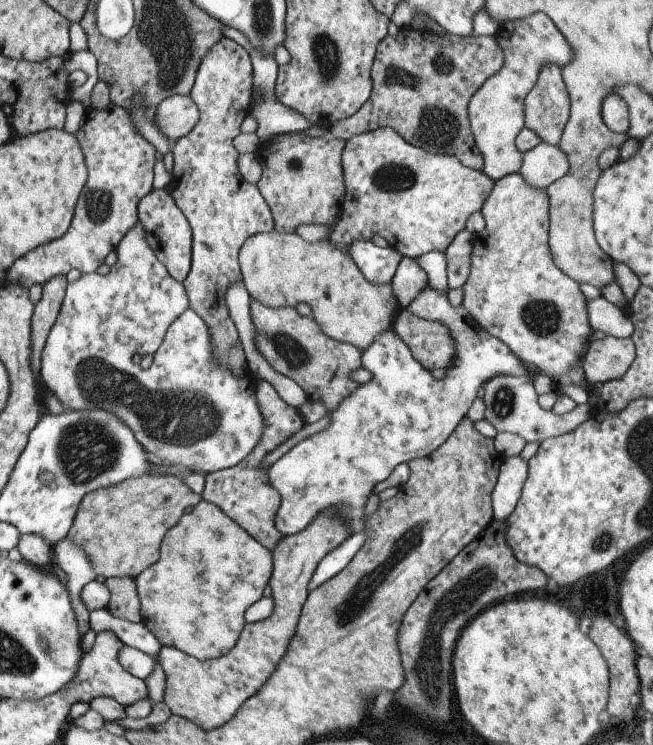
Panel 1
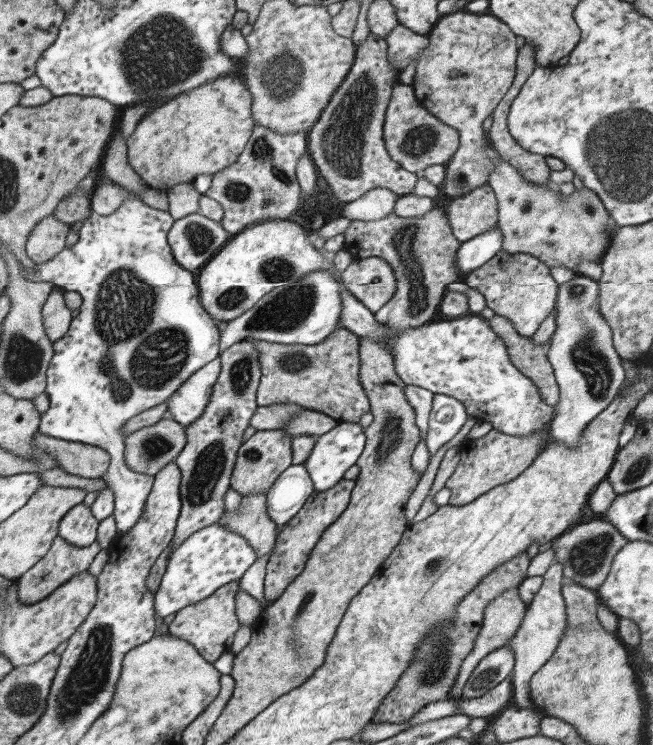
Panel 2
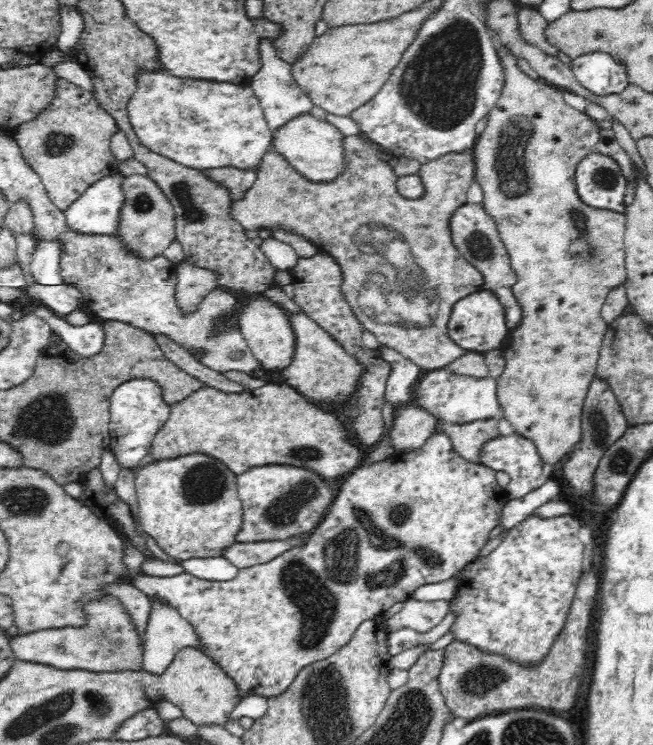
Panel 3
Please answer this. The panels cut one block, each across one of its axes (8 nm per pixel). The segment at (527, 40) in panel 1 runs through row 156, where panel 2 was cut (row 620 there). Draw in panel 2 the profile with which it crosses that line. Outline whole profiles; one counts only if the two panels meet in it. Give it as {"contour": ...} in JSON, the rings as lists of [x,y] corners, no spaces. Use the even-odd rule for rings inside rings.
{"contour":[[[517,586],[515,588],[509,588],[507,592],[503,592],[501,596],[497,596],[491,604],[487,604],[485,606],[485,612],[483,612],[483,622],[481,622],[481,626],[479,626],[479,634],[477,634],[477,638],[475,638],[475,646],[473,646],[473,650],[467,654],[467,658],[463,660],[463,664],[461,664],[461,670],[459,670],[459,674],[457,674],[457,678],[455,678],[455,684],[451,686],[451,696],[449,696],[449,700],[463,700],[463,686],[465,686],[465,682],[467,682],[467,678],[471,676],[471,672],[475,670],[475,666],[479,664],[479,660],[483,660],[483,656],[487,656],[489,652],[493,652],[493,650],[497,650],[497,648],[503,648],[505,644],[507,644],[507,640],[511,640],[511,636],[515,636],[515,632],[517,632],[517,628],[521,626],[521,622],[523,622],[523,616],[525,616],[525,604],[521,602],[521,598],[519,598],[519,592],[517,592]]]}

